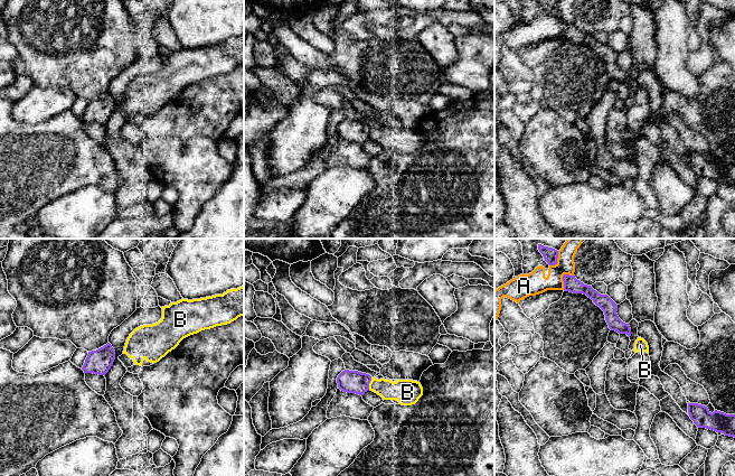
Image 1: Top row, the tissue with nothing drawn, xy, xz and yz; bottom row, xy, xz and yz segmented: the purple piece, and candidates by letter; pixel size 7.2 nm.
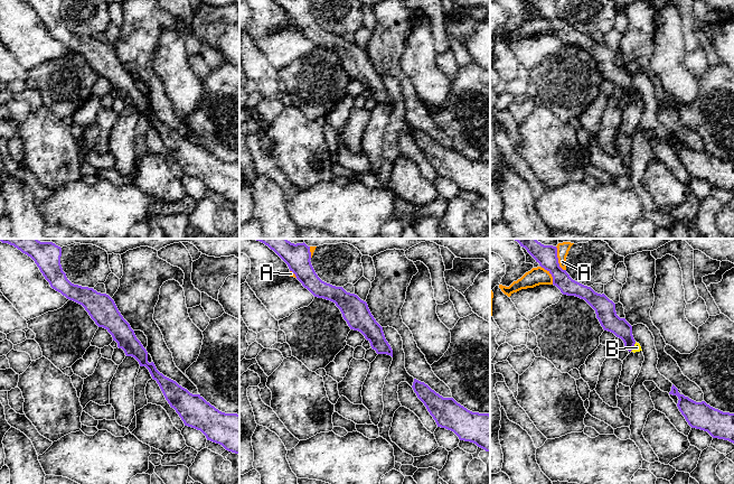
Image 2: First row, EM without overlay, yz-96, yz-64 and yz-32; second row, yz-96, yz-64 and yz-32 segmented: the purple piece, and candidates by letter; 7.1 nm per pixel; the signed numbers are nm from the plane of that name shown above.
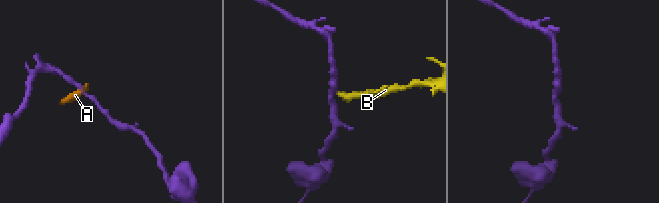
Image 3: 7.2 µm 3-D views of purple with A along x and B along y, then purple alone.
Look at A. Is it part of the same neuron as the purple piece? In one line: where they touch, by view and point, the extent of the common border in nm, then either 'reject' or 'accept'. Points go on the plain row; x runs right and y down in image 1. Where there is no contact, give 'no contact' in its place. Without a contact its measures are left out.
contact yz (563, 27); length 130 nm; reject

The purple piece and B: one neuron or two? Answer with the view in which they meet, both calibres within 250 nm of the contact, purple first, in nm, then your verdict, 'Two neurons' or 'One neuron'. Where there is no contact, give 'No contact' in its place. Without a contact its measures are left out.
Touches purple in xz. Thickness 160 nm (purple) against 160 nm. Two neurons

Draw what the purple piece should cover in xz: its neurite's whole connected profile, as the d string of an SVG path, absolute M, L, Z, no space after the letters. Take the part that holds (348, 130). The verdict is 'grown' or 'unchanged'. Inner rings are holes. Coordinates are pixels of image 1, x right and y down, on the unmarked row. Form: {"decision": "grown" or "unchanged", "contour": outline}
{"decision": "unchanged", "contour": "M349 119L342 120L337 127L338 137L341 140L361 146L369 139L370 130L369 123Z"}

